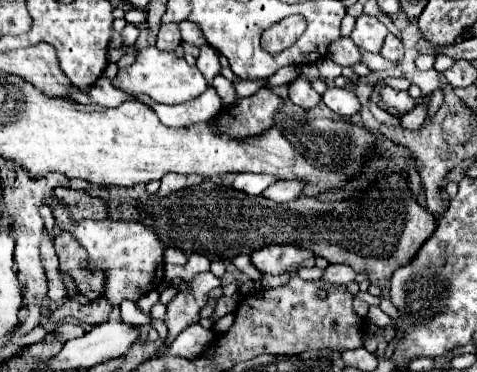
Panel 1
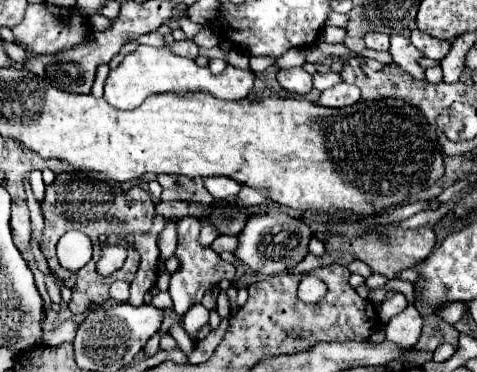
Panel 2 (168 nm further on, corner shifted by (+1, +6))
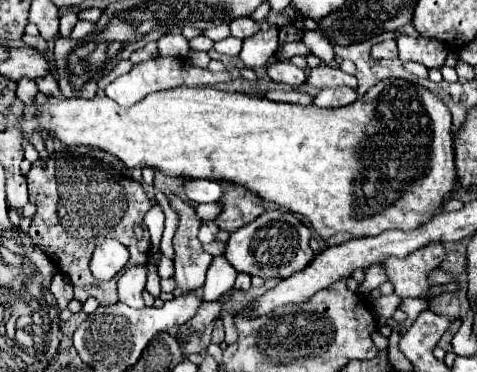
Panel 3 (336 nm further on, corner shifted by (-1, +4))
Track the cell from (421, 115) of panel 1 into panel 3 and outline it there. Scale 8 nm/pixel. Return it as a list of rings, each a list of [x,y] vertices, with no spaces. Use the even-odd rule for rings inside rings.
[[[399,34],[397,44],[399,44],[399,60],[403,62],[413,60],[425,64],[427,68],[441,68],[447,58],[447,48],[439,40]]]

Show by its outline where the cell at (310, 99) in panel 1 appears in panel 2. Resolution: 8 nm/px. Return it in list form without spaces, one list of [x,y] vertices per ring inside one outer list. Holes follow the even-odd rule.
[[[291,68],[291,70],[279,70],[277,72],[279,84],[291,92],[291,94],[309,94],[313,90],[313,76],[307,74],[303,68]]]

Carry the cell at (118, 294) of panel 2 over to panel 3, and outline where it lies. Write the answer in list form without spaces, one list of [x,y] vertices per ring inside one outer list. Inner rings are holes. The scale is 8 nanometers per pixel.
[[[147,264],[127,268],[125,274],[119,278],[119,300],[133,308],[143,308],[143,290],[147,282]]]

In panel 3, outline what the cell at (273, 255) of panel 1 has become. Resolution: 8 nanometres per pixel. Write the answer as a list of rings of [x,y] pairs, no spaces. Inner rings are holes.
[[[273,208],[231,234],[225,246],[225,258],[237,272],[245,272],[249,276],[287,278],[303,270],[315,258],[313,250],[309,248],[309,240],[311,230],[301,222],[297,214],[283,208]]]

